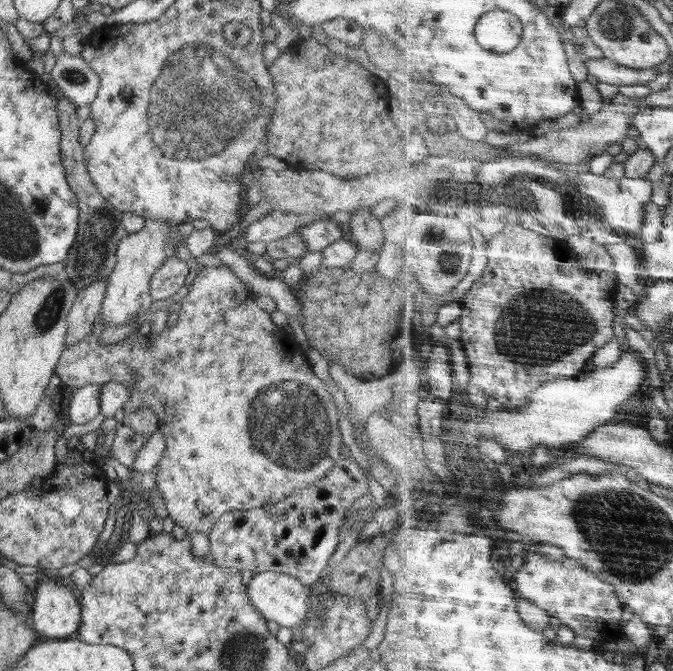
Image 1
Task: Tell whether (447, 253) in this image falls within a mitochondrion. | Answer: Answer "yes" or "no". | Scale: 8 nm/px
yes

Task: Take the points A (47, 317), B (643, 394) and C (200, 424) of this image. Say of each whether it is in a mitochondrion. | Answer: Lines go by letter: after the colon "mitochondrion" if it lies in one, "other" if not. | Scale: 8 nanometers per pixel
A: mitochondrion
B: other
C: other

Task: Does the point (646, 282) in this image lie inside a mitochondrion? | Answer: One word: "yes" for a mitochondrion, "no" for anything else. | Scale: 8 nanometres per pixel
no

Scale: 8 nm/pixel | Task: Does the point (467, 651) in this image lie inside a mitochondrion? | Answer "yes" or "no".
no

